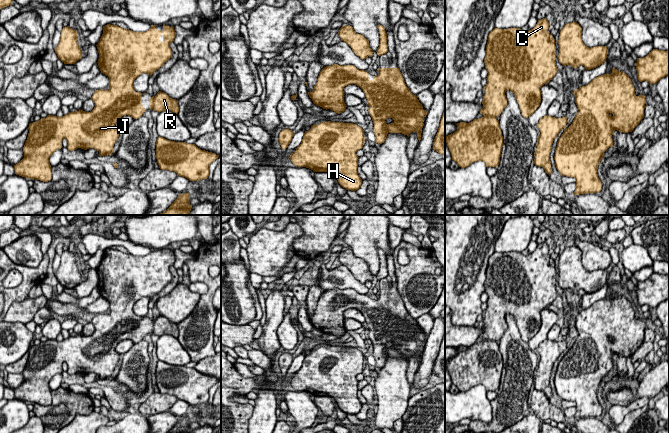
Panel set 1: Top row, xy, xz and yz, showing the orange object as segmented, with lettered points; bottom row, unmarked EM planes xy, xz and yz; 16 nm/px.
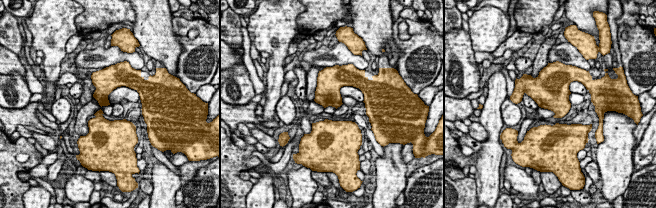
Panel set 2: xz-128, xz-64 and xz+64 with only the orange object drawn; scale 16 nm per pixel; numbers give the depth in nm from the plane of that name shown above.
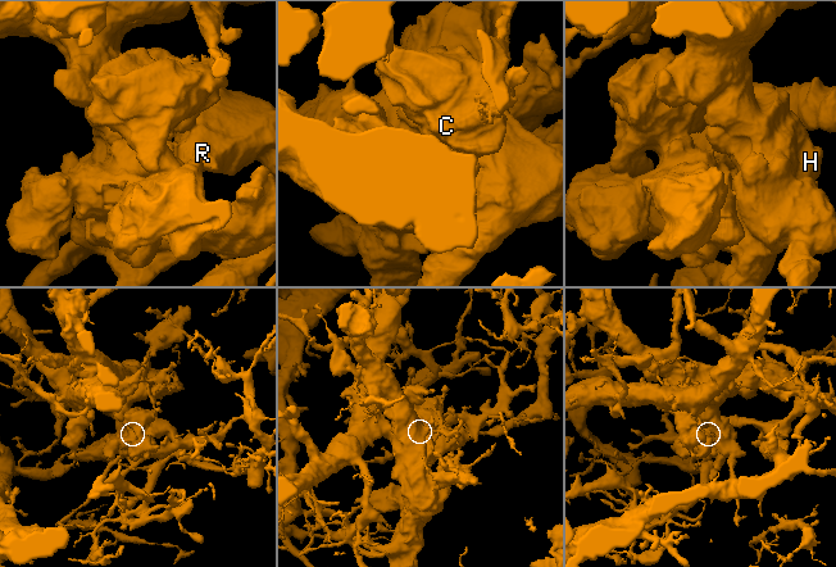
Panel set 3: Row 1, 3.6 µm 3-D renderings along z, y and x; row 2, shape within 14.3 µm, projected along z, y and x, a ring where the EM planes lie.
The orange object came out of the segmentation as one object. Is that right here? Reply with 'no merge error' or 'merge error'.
merge error

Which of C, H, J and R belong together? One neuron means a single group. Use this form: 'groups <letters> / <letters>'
groups C H J / R

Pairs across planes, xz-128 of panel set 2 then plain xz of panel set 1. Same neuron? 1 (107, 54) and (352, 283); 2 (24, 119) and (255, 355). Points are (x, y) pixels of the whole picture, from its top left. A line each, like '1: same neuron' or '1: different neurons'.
1: same neuron
2: different neurons

